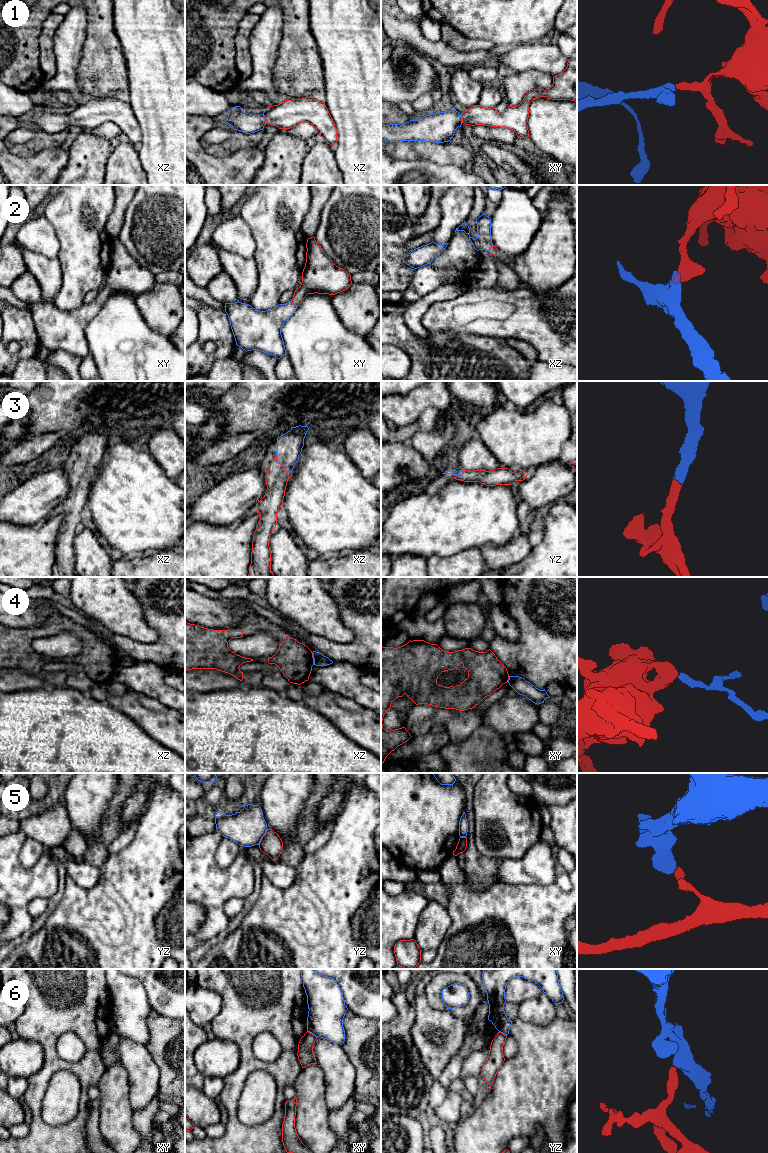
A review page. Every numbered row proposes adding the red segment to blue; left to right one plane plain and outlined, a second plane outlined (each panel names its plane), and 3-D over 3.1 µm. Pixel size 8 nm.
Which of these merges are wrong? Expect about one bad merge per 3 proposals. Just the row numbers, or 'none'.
4, 5, 6

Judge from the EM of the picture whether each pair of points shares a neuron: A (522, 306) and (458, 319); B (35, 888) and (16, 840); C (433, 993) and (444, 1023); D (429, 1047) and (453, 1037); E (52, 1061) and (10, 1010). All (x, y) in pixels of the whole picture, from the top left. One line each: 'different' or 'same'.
A: same
B: same
C: different
D: same
E: different

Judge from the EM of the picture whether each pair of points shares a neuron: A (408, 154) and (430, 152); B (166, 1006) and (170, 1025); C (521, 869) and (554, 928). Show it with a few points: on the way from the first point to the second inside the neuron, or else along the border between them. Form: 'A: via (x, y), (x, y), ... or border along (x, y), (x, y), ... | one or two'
A: via (413, 152), (425, 152) | one
B: border along (152, 1008), (160, 1014), (174, 1019) | two
C: border along (505, 883), (540, 885), (553, 883) | two

